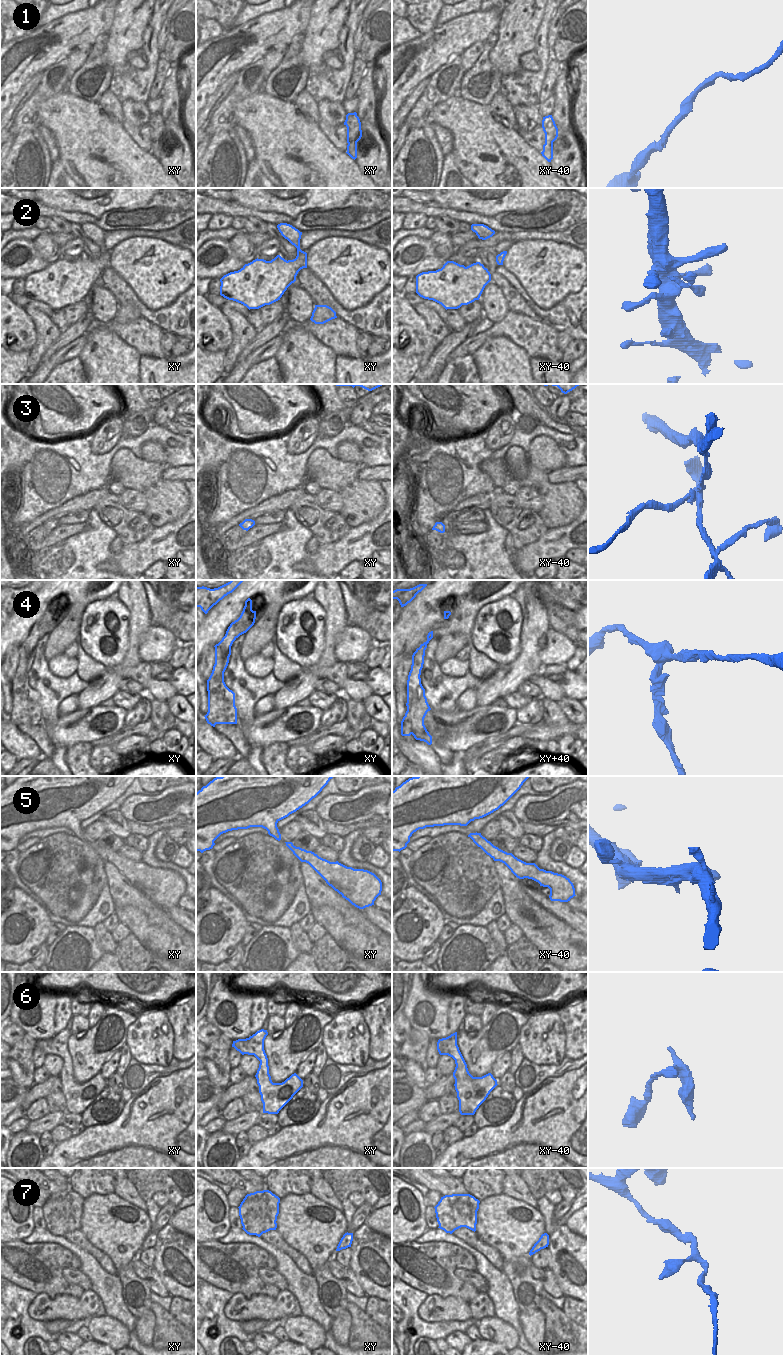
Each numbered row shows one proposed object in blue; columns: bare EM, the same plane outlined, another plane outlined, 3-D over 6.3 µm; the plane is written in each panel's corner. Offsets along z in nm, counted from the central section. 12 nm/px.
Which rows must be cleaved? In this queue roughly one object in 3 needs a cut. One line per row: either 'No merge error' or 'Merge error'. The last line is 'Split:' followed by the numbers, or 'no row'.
1: No merge error
2: No merge error
3: Merge error
4: Merge error
5: No merge error
6: No merge error
7: No merge error
Split: 3, 4.

